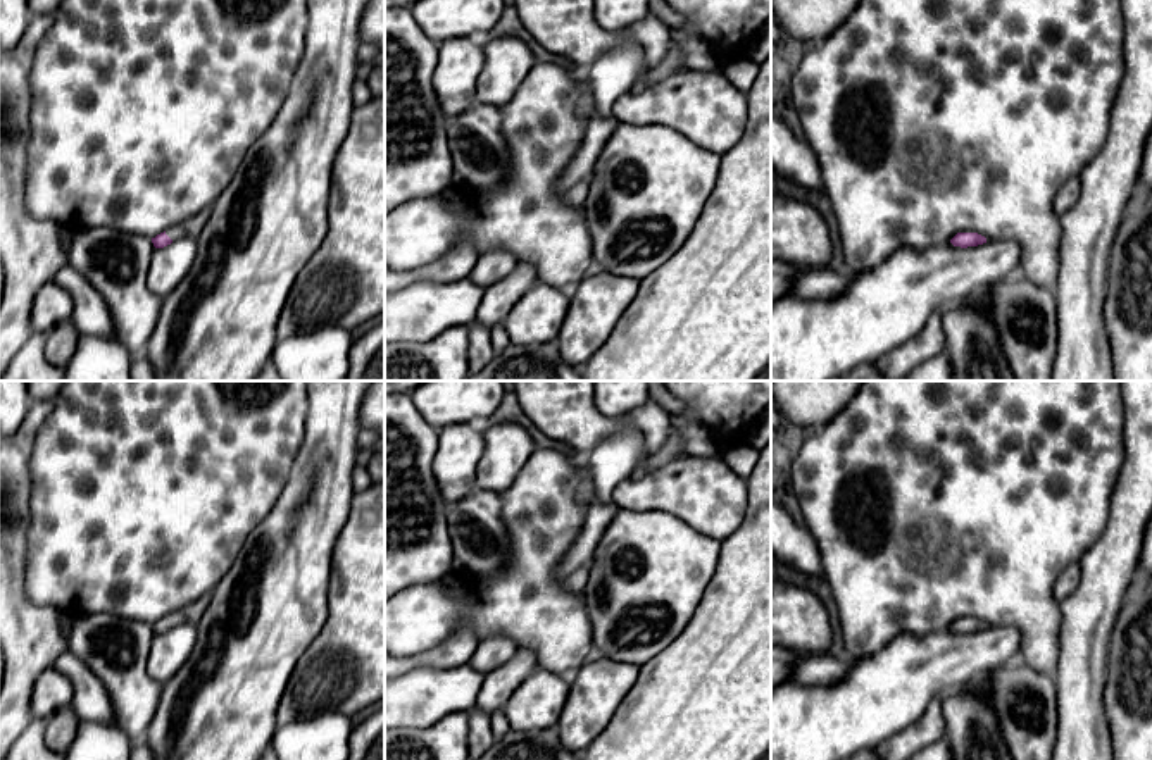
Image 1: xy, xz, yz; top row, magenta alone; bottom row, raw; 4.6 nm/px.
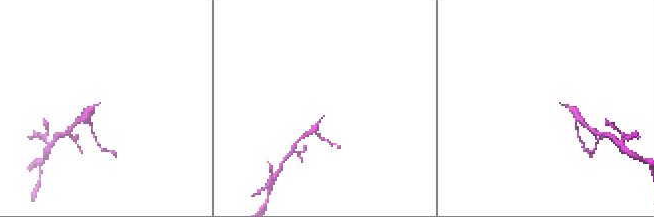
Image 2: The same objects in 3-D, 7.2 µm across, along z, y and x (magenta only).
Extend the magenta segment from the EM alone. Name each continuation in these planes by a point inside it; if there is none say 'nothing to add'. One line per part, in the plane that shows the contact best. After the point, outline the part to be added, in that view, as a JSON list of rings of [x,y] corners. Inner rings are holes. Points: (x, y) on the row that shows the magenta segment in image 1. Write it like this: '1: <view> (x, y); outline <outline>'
1: xy (190, 228); outline [[[205,209],[200,214],[186,219],[185,222],[166,229],[166,234],[172,241],[179,238],[198,238],[209,217],[210,217],[210,209]]]

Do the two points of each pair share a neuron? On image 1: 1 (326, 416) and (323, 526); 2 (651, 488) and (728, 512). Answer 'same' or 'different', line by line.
1: same
2: same

